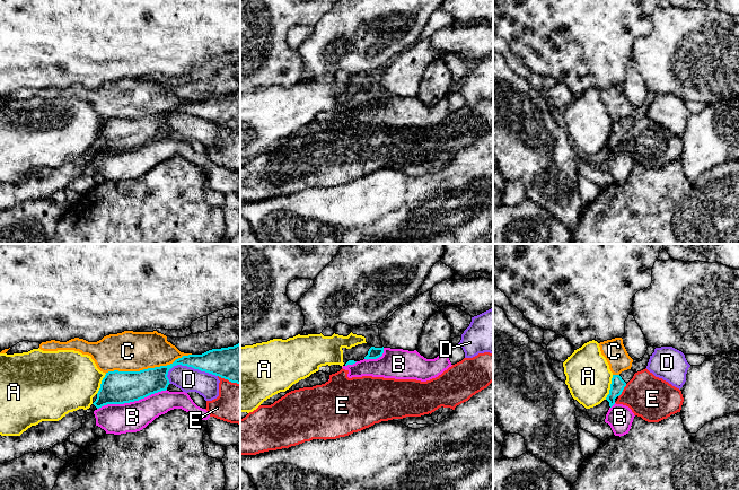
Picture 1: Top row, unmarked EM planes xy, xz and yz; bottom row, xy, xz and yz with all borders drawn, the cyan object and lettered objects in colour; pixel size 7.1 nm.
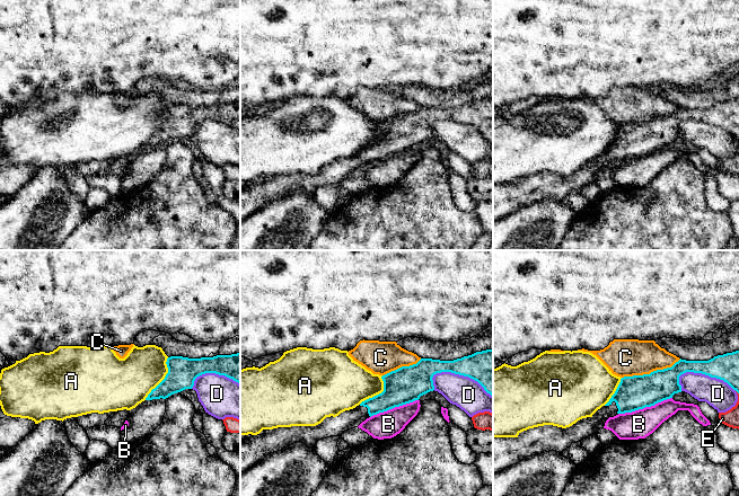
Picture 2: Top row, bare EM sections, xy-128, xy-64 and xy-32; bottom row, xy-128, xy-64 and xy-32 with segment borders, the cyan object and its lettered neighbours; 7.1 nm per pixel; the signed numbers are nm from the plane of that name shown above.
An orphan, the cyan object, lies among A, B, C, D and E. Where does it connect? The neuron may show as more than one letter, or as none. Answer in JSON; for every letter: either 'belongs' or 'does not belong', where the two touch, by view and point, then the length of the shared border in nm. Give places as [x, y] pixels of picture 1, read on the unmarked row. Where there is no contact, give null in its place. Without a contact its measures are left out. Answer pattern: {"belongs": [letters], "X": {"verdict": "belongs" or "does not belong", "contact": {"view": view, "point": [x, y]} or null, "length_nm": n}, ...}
{"belongs": [], "A": {"verdict": "does not belong", "contact": {"view": "yz", "point": [610, 134]}, "length_nm": 190}, "B": {"verdict": "does not belong", "contact": {"view": "xy", "point": [131, 148]}, "length_nm": 500}, "C": {"verdict": "does not belong", "contact": {"view": "xy", "point": [148, 115]}, "length_nm": 650}, "D": {"verdict": "does not belong", "contact": {"view": "xy", "point": [191, 113]}, "length_nm": 360}, "E": {"verdict": "does not belong", "contact": {"view": "yz", "point": [622, 138]}, "length_nm": 110}}

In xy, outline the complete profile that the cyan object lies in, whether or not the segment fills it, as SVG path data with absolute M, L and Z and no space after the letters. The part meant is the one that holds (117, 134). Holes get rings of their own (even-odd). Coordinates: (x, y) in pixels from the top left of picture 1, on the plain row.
M240 90L221 96L212 96L202 102L188 102L173 111L140 119L108 119L102 128L98 140L93 145L90 157L107 151L124 151L166 138L168 119L177 112L205 119L231 130L240 131Z

